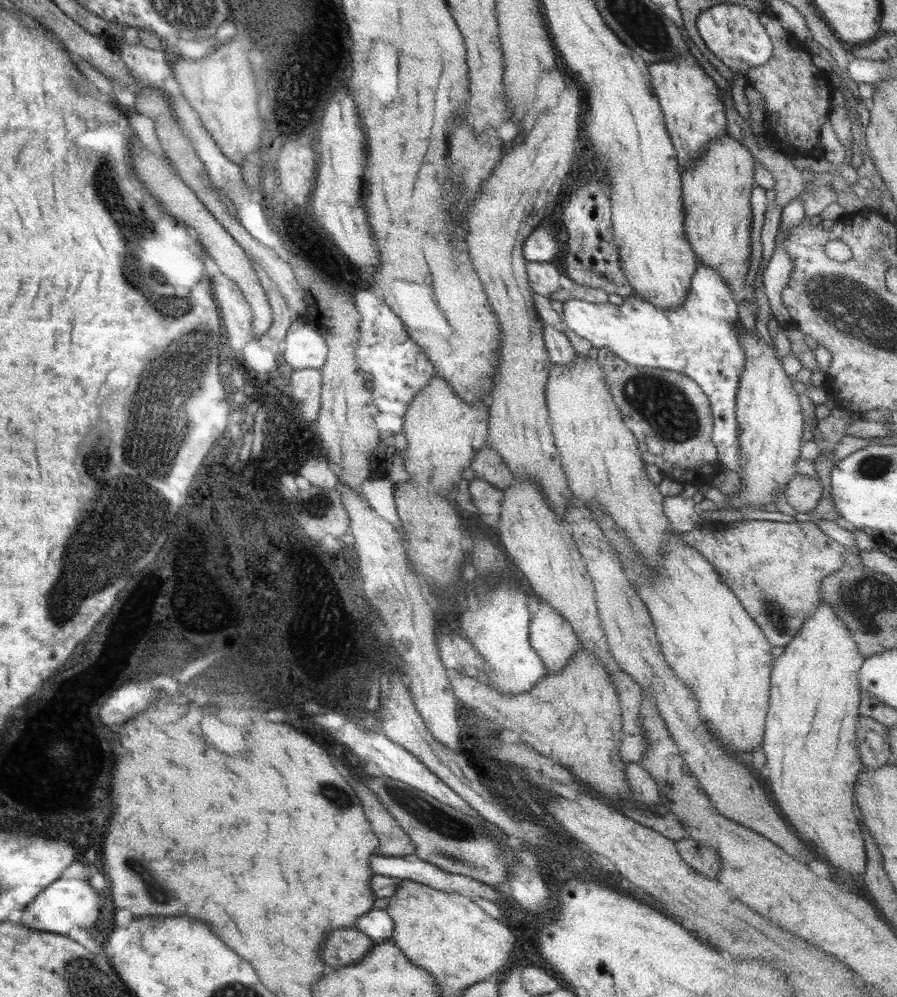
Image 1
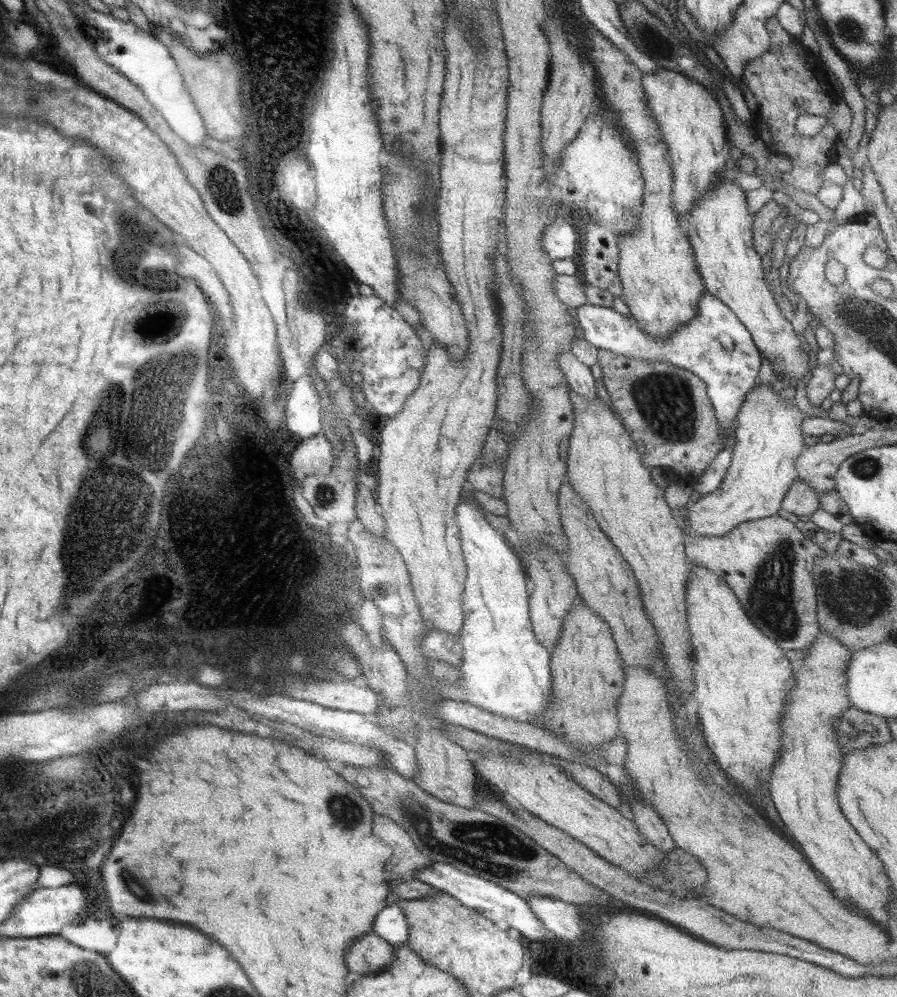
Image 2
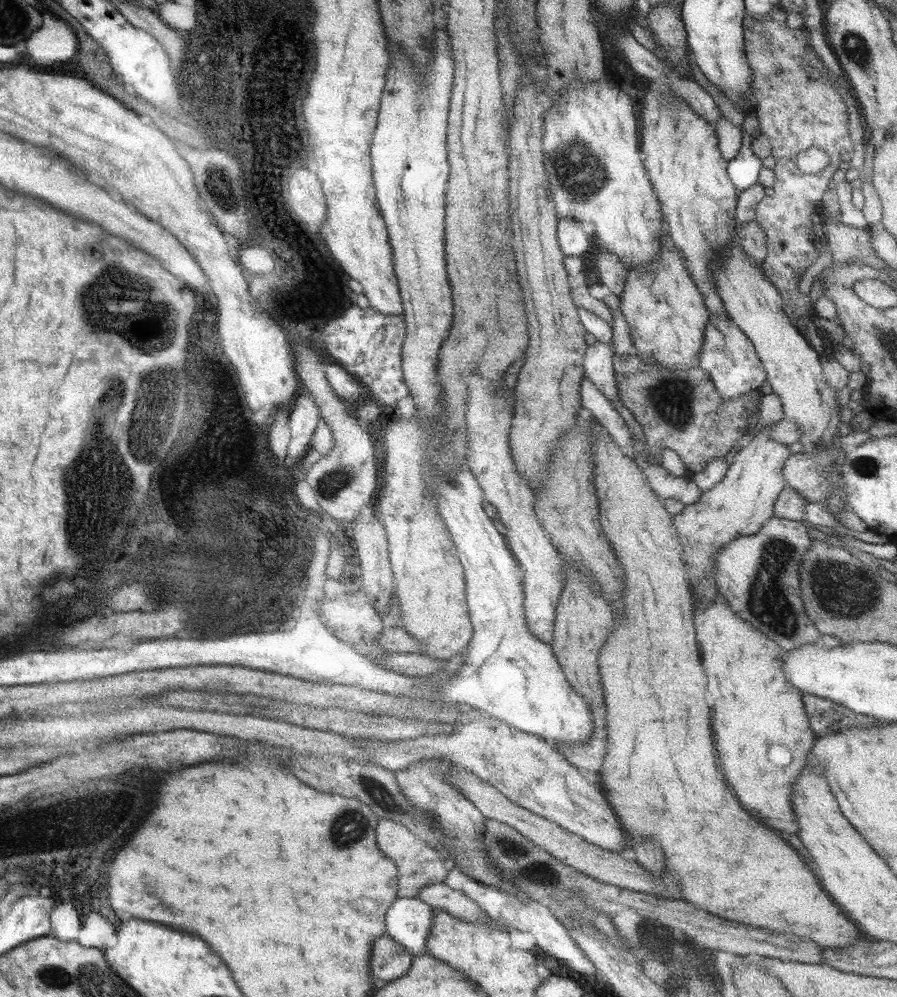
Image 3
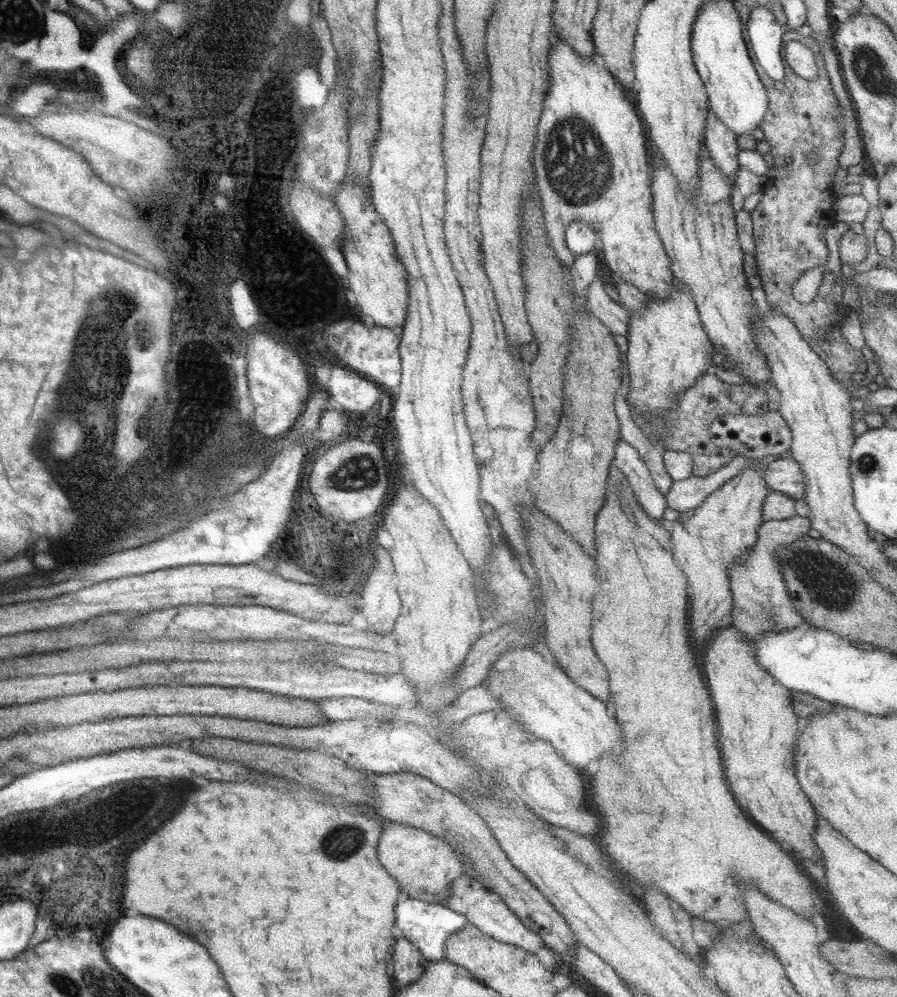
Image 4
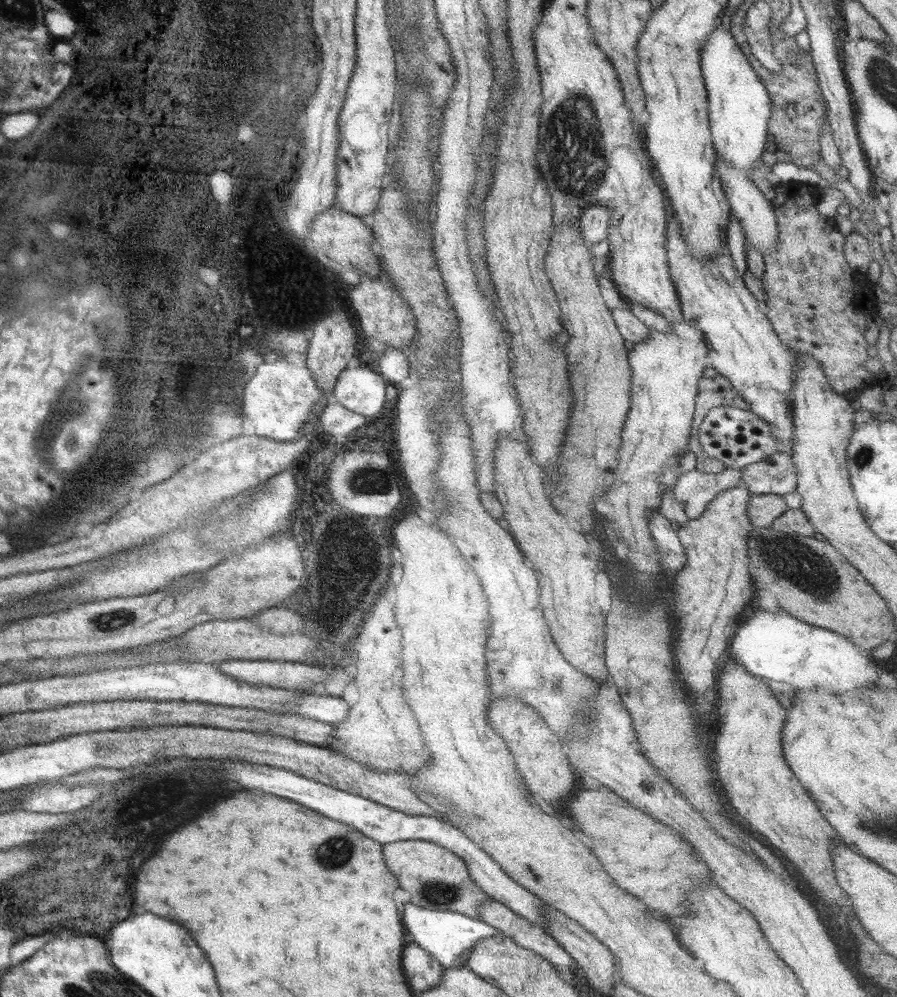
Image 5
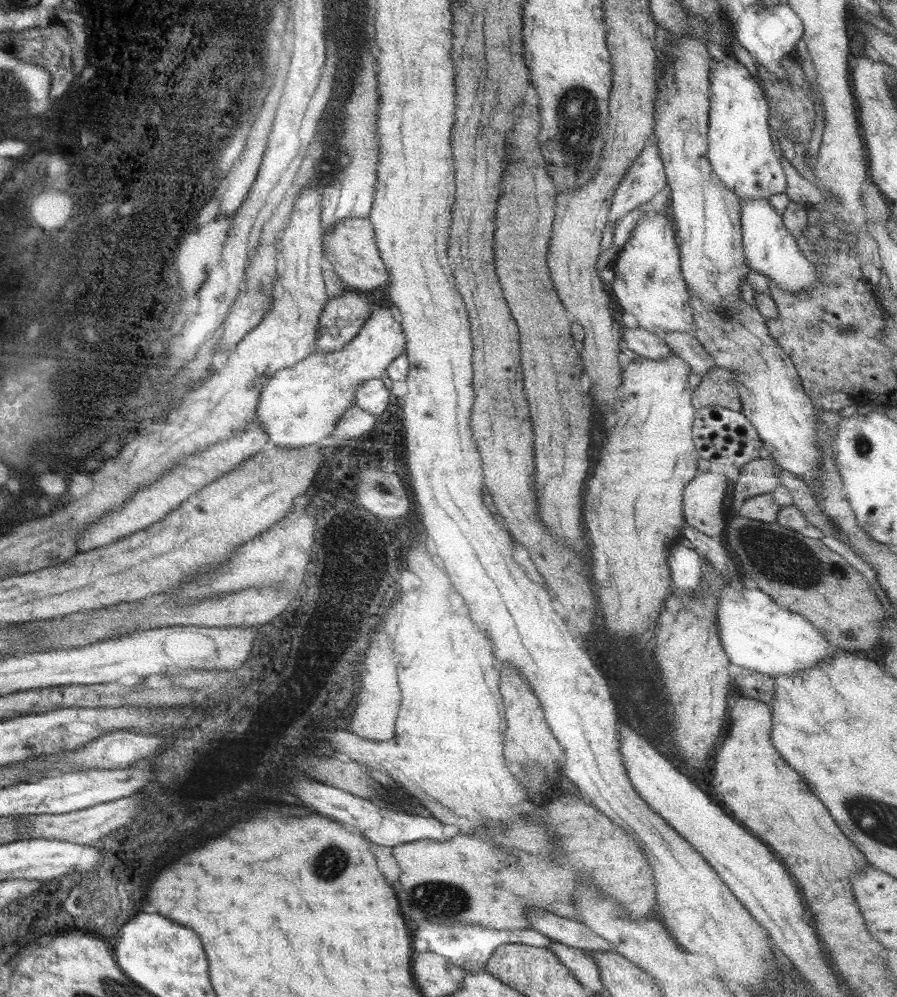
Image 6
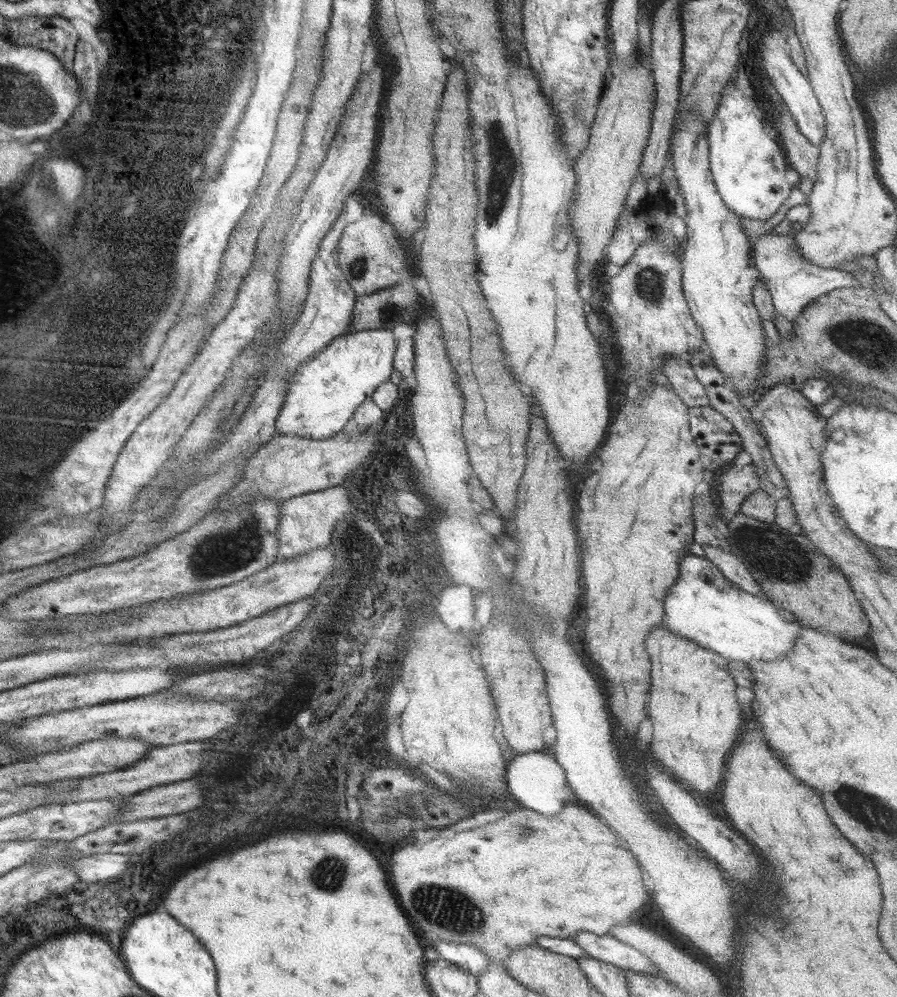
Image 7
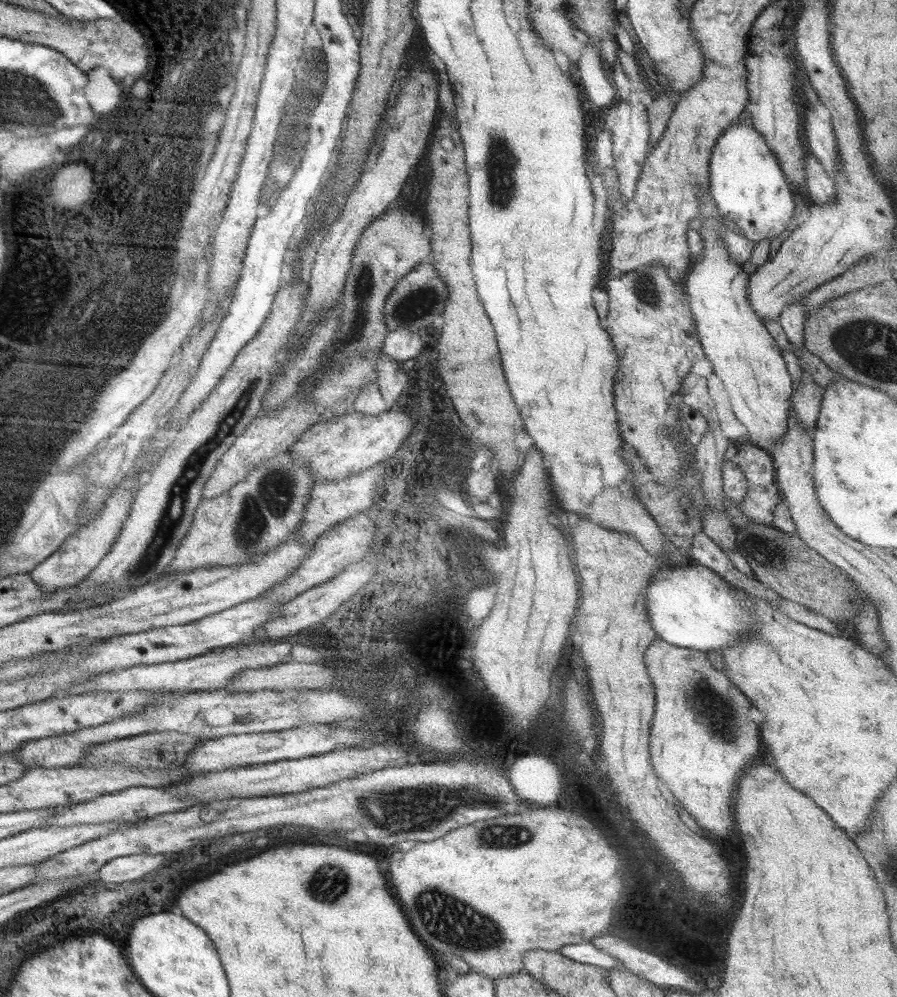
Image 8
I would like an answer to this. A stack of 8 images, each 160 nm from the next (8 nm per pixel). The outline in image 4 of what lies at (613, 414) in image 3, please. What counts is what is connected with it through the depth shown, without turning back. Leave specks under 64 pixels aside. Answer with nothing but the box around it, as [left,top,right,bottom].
[613,438,667,524]

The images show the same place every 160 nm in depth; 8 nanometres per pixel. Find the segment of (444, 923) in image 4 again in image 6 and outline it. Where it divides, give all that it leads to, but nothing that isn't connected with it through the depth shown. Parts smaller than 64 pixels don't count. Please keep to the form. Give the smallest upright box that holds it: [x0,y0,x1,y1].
[414,920,554,973]

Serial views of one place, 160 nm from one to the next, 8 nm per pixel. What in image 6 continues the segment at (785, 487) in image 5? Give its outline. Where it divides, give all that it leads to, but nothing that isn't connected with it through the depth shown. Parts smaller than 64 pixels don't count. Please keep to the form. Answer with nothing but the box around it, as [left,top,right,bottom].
[734,457,781,497]

